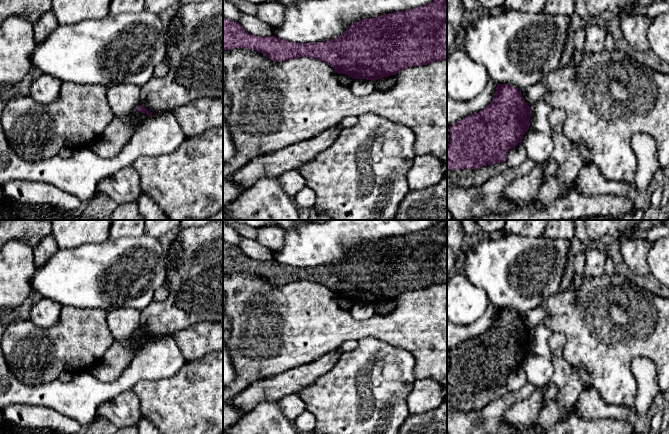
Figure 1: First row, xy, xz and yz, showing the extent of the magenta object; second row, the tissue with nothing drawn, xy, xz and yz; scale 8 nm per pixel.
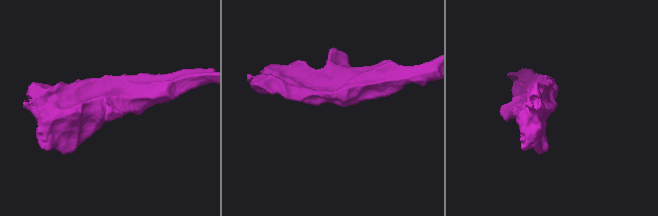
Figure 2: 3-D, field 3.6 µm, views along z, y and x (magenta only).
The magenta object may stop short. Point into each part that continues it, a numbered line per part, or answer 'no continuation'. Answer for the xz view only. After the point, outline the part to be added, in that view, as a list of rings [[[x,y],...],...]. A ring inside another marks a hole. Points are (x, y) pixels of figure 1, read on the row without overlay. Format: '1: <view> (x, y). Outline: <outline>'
no continuation

